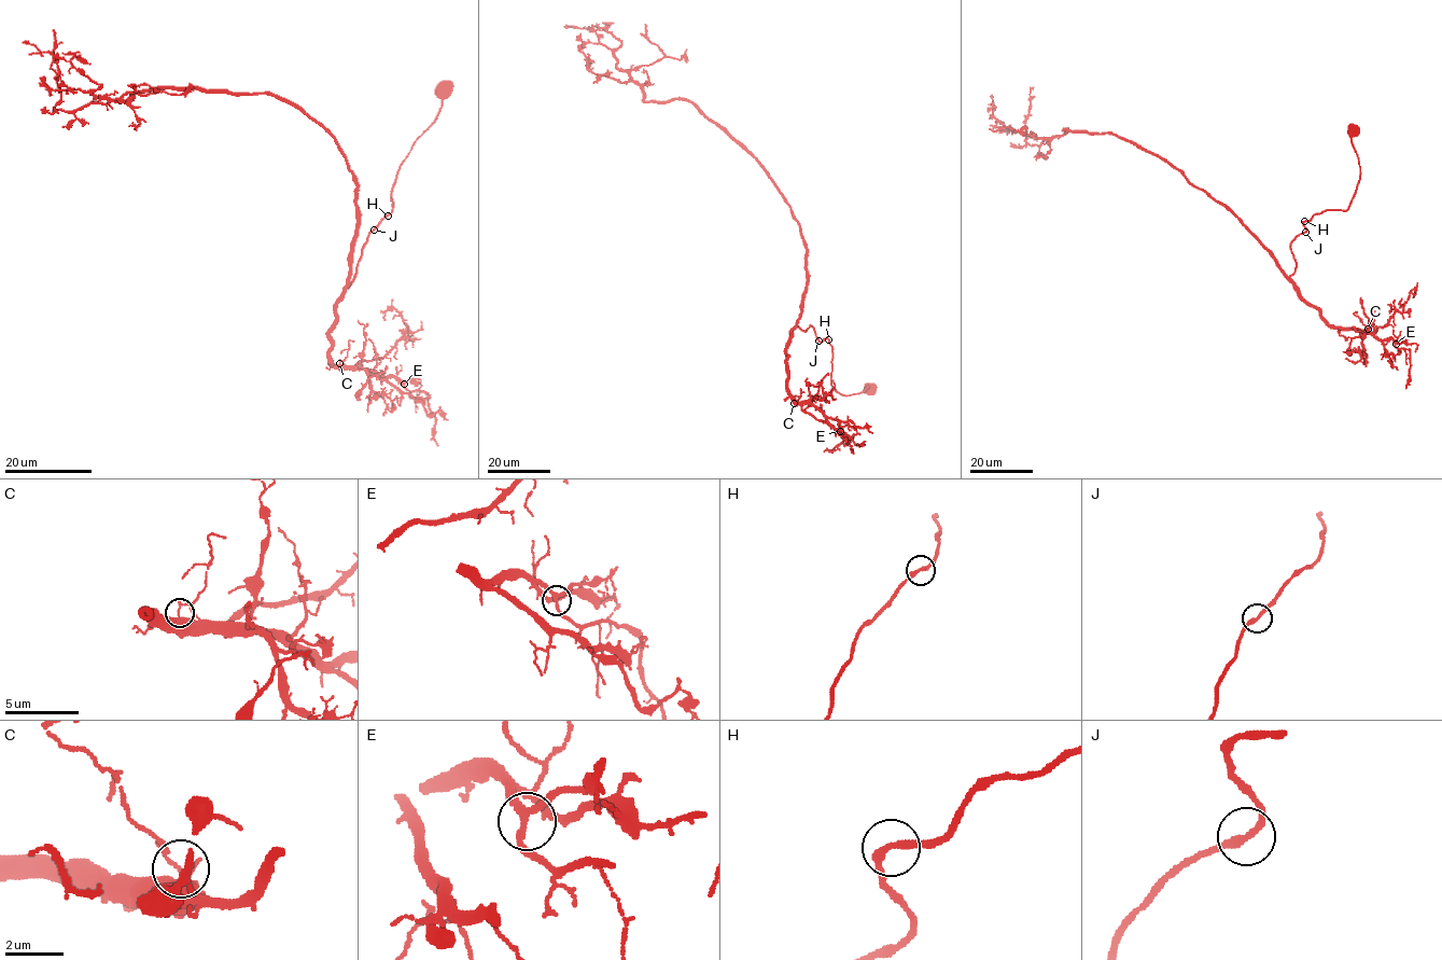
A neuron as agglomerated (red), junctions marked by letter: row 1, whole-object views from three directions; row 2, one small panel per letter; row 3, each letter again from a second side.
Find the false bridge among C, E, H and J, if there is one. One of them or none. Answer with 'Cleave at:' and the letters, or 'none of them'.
Cleave at: none of them

